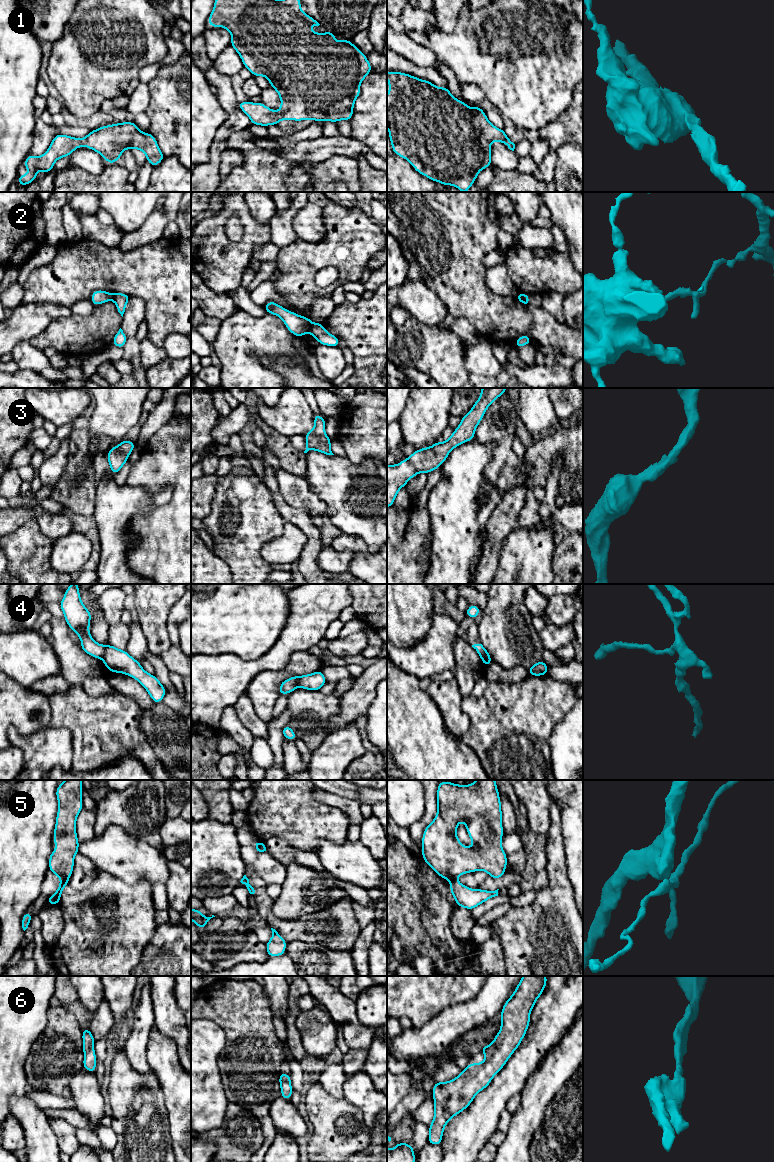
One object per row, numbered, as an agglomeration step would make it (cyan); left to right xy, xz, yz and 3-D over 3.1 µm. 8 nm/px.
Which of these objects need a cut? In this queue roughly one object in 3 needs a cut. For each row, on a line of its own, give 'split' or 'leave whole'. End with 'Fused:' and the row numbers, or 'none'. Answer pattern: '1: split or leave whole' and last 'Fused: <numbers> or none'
1: leave whole
2: split
3: leave whole
4: split
5: split
6: leave whole
Fused: 2, 4, 5

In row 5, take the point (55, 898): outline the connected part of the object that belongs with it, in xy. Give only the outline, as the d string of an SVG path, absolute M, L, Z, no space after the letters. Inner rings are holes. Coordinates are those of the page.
M61 880L56 892L52 896L48 897L46 903L48 903L50 905L54 904L54 905L58 906L59 905L59 901L60 901L60 897L62 895L62 892L63 892L64 888L67 885L68 885L67 881Z

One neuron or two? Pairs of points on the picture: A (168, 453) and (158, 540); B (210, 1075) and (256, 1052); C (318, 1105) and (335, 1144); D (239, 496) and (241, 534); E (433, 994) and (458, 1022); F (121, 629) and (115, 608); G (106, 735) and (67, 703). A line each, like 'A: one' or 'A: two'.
A: one
B: two
C: one
D: one
E: two
F: one
G: one

